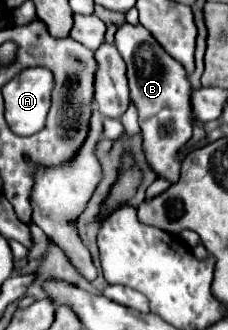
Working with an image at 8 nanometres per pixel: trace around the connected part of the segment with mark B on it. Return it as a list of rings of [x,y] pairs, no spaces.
[[[123,23],[115,33],[115,45],[127,65],[127,79],[131,89],[131,101],[139,111],[139,125],[143,133],[145,155],[159,177],[167,177],[171,183],[179,179],[179,159],[177,151],[191,137],[191,87],[185,69],[171,59],[163,47],[153,39],[153,35],[141,25]]]

